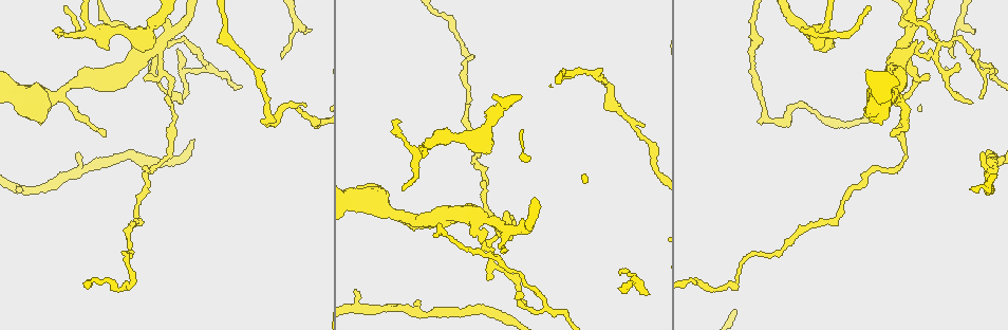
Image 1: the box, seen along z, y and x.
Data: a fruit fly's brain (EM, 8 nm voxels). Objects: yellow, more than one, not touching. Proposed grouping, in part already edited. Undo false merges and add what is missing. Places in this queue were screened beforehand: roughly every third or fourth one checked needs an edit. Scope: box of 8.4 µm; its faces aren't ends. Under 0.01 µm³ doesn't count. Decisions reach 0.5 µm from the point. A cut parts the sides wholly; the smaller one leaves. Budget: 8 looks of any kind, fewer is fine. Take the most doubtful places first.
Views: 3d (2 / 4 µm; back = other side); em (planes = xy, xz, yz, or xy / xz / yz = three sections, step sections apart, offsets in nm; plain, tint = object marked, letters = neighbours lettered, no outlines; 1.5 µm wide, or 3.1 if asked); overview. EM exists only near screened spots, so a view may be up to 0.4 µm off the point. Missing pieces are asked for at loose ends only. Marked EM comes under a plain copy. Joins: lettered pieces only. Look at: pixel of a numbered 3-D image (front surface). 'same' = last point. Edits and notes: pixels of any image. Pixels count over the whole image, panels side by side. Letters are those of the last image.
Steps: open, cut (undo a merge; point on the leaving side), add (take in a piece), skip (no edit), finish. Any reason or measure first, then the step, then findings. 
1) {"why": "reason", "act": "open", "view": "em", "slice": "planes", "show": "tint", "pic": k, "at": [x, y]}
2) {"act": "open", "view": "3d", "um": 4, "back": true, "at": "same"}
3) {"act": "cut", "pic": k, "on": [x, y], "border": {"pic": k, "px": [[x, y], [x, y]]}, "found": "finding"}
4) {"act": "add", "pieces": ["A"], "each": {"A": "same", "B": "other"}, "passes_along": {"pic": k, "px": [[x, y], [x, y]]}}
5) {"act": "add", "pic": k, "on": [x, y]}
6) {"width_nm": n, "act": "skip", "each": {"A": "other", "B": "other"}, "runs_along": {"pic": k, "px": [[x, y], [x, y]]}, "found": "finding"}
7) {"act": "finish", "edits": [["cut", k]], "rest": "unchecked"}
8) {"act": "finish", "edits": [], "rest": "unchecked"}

{"why": "free end", "act": "open", "view": "em", "slice": "planes", "show": "letters", "pic": 1, "at": [974, 33]}

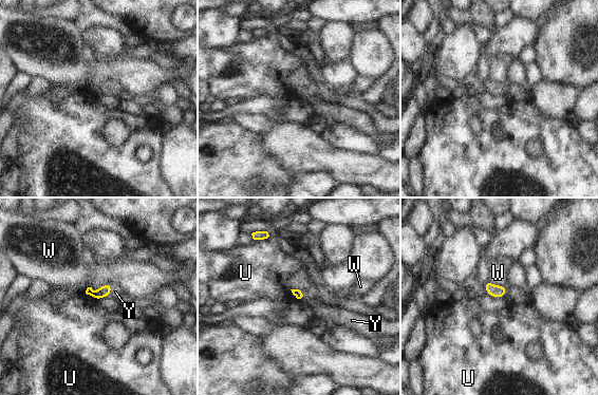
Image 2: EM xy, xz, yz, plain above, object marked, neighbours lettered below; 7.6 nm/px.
{"act": "add", "pieces": ["Y"], "each": {"U": "other", "W": "other", "Y": "same"}, "passes_along": {"pic": 2, "px": [[105, 290], [110, 290], [115, 292]]}, "found": "the neuron continues"}

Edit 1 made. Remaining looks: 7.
{"why": "see it whole again", "act": "open", "view": "overview"}

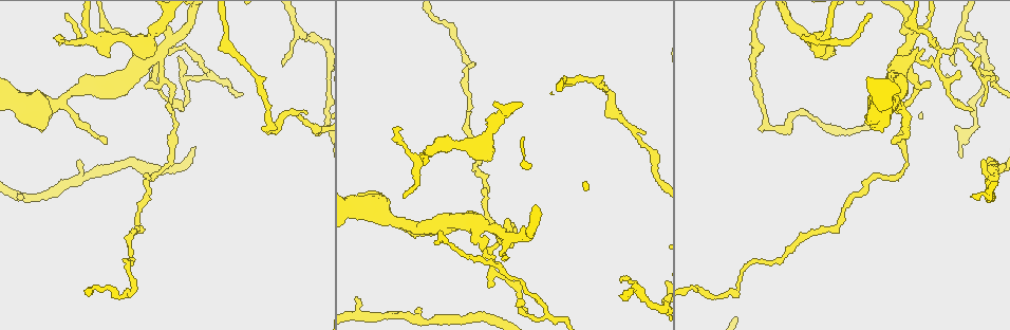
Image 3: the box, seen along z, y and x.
{"why": "free end", "act": "open", "view": "em", "slice": "xy", "step": 4, "show": "tint", "pic": 3, "at": [399, 128]}

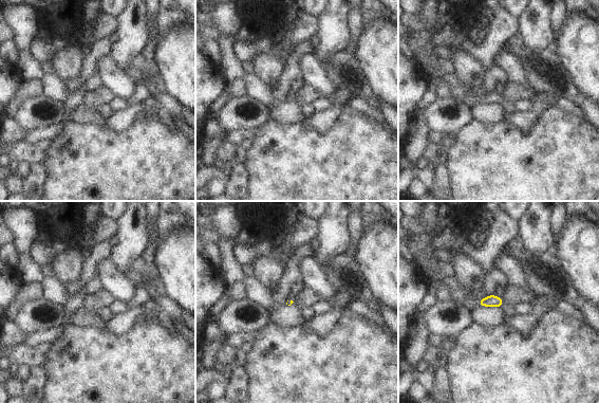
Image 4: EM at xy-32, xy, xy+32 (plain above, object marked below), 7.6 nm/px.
{"why": "cut it another way", "act": "open", "view": "em", "slice": "xz", "step": 8, "show": "letters", "at": "same"}

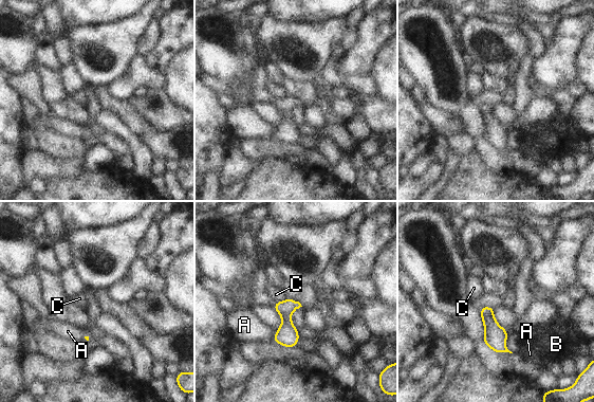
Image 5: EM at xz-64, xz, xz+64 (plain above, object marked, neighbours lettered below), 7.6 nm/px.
{"act": "skip", "each": {"A": "other", "B": "other", "C": "other"}, "border": {"pic": 5, "px": [[286, 298], [274, 303]]}, "found": "no lettered piece goes on from it"}

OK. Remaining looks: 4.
{"why": "sharp bend", "act": "open", "view": "em", "slice": "xz", "step": 4, "show": "letters", "pic": 3, "at": [104, 21]}

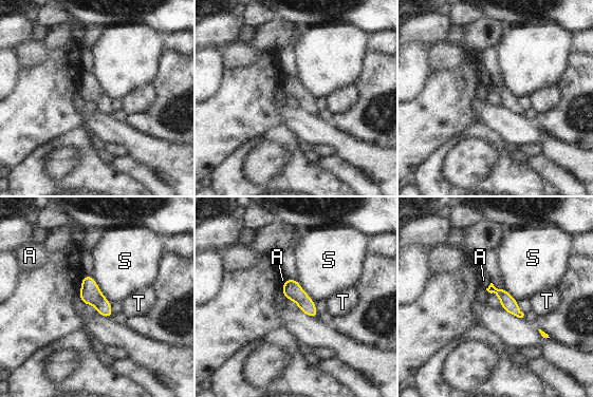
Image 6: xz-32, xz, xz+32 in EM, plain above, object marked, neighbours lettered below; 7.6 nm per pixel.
{"act": "skip", "each": {"A": "other", "S": "other", "T": "other"}, "runs_along": {"pic": 6, "px": [[490, 288], [495, 289], [520, 315]]}, "found": "all the same neuron"}

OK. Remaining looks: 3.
{"why": "abrupt turn", "act": "open", "view": "3d", "um": 2, "pic": 3, "at": [469, 62]}

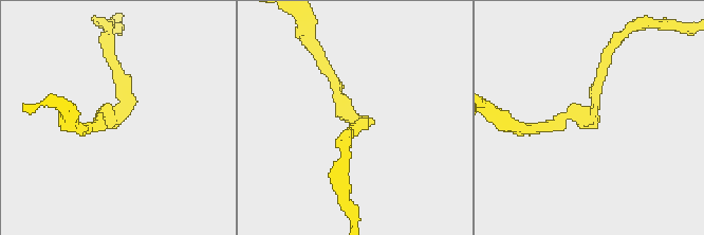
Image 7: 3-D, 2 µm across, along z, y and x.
{"act": "open", "view": "em", "slice": "planes", "show": "letters", "pic": 7, "at": [113, 110]}

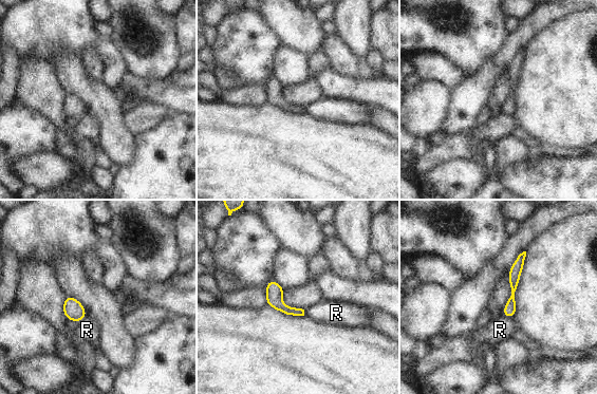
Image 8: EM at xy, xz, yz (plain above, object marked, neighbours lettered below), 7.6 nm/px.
{"act": "skip", "each": {"R": "other"}, "border": {"pic": 8, "px": [[503, 316], [515, 317]]}, "found": "one neuron here"}

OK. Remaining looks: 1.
{"act": "finish", "edits": [["add", 2]], "rest": "unchecked"}

